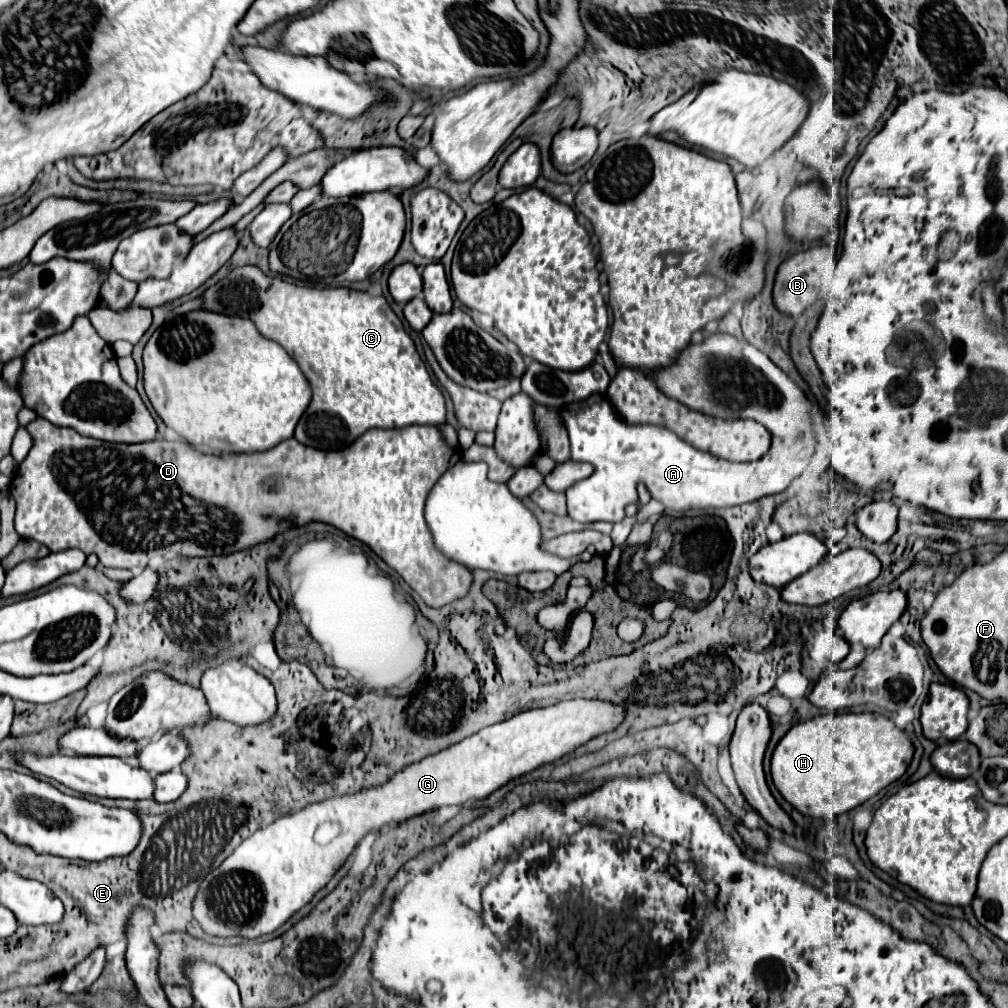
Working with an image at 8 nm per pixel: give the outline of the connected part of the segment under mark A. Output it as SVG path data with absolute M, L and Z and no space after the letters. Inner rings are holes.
M714 333L714 335L710 335L710 337L706 337L702 343L690 343L686 349L682 349L680 351L680 355L676 357L676 361L670 365L670 367L660 367L660 369L652 369L650 371L650 377L654 379L654 383L658 385L658 389L660 391L664 391L664 395L668 395L668 397L672 397L672 399L676 399L676 401L680 401L680 403L684 403L686 407L690 407L690 409L696 409L696 411L700 411L700 413L704 413L704 415L738 415L740 419L754 419L754 421L758 421L760 425L764 425L768 431L770 431L770 435L772 435L772 445L770 445L770 449L768 449L768 453L764 455L764 457L760 457L758 461L750 461L750 463L734 463L734 461L724 461L724 459L720 459L720 457L716 457L716 455L712 455L712 453L708 453L708 451L700 451L700 449L696 449L696 447L692 447L690 443L686 443L686 441L682 441L678 435L674 435L674 433L670 433L668 429L660 429L660 427L654 427L654 425L628 425L626 421L622 421L620 419L620 415L616 413L616 409L612 407L612 403L610 403L610 399L606 397L606 395L600 395L600 393L596 393L596 395L592 395L592 405L588 405L588 401L578 401L578 403L572 403L572 405L566 405L566 409L562 409L560 411L560 419L562 419L562 423L564 423L564 427L566 427L566 431L568 431L568 437L570 437L570 449L572 449L572 459L574 461L588 461L588 463L592 463L594 467L596 467L596 471L588 477L588 479L584 479L584 481L578 481L578 483L574 483L572 487L568 487L566 489L566 501L568 501L568 517L572 517L574 521L580 521L580 523L592 523L592 521L610 521L610 523L618 523L618 521L622 521L624 519L624 507L626 505L630 505L630 503L636 503L636 485L638 483L644 483L646 485L646 489L650 491L650 495L652 495L652 499L656 499L656 501L660 501L660 503L664 503L664 515L668 513L672 514L672 517L682 517L682 516L717 516L718 515L704 515L704 511L708 511L708 509L730 509L730 507L734 507L734 505L742 505L742 503L750 503L750 501L756 501L756 499L762 499L762 497L766 497L766 495L774 495L774 493L782 493L782 491L786 491L788 489L788 485L806 469L806 465L810 463L810 459L812 459L812 455L814 455L814 451L816 451L816 445L818 445L818 441L816 441L816 437L814 437L814 429L812 429L812 419L810 419L810 411L812 411L812 405L810 405L810 401L808 401L808 397L806 397L806 393L780 369L780 367L776 367L772 361L770 361L770 357L768 355L764 355L760 349L756 349L754 345L750 345L750 343L744 343L744 341L740 341L740 339L736 339L736 337L732 337L732 335L728 335L728 333ZM716 381L740 381L742 383L742 387L738 389L738 395L732 395L734 399L730 399L730 403L726 403L724 399L722 399L722 391L718 391L716 387L714 387L714 383Z

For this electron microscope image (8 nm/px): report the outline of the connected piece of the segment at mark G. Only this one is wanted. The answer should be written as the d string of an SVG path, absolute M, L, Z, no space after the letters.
M570 699L560 701L550 707L530 709L524 713L514 715L512 719L494 723L468 739L430 755L404 771L396 773L388 783L376 789L362 789L356 795L346 797L332 797L322 803L312 803L302 811L280 817L268 827L258 829L246 841L242 841L234 853L214 871L210 871L204 881L200 883L200 891L194 899L194 919L208 935L218 937L246 937L256 939L260 935L276 931L294 911L304 907L312 895L328 883L332 873L344 863L350 851L362 841L362 837L372 827L388 827L390 823L406 821L414 815L420 815L430 809L438 809L442 805L462 805L468 799L484 799L508 781L526 775L546 763L554 763L564 755L572 753L580 745L588 743L590 739L614 731L626 717L626 707L616 705L610 701L596 701L596 699Z

